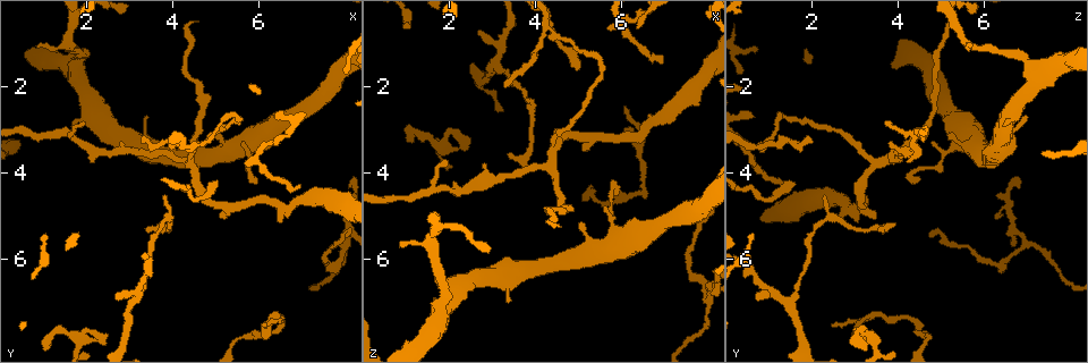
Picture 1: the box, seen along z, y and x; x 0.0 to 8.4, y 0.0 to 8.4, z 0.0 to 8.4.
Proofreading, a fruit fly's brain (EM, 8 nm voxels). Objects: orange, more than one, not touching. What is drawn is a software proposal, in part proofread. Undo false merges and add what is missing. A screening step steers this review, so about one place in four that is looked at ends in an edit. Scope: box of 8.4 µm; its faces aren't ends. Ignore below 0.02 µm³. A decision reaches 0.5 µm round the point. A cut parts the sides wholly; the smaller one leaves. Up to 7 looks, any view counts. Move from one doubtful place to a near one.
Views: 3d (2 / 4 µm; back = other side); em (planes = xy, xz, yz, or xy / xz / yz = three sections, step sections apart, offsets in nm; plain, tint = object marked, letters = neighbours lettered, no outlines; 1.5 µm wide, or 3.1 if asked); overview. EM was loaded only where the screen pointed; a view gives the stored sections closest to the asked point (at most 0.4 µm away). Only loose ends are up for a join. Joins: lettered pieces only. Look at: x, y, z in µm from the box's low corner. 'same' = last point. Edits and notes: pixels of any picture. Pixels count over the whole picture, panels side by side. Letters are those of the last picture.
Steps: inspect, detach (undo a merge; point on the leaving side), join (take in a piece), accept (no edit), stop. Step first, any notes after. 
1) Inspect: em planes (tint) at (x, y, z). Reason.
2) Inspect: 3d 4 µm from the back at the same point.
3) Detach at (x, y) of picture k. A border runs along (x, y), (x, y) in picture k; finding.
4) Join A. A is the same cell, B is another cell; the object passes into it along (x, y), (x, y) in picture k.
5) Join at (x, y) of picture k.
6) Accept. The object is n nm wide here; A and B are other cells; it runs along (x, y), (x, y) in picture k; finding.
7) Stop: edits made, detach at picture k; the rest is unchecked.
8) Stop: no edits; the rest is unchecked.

Inspect: 3d 4 µm at (7.00, 4.35, 1.45). Thin end.

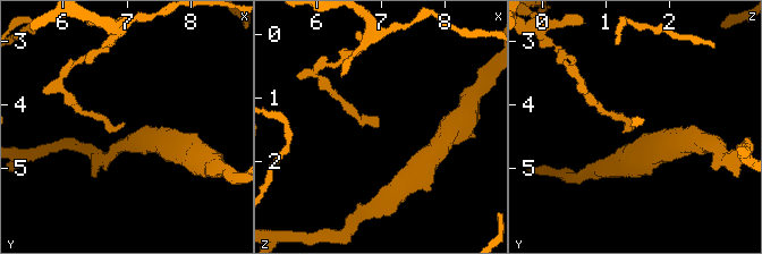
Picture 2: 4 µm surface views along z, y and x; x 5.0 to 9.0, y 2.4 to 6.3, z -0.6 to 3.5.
Inspect: em planes (letters) at (7.00, 4.25, 1.45). Now the EM.

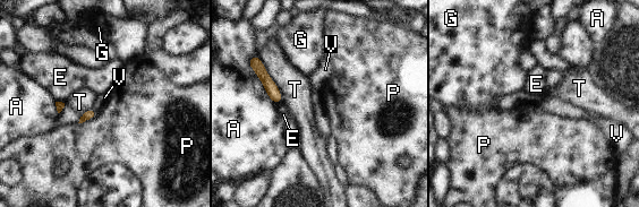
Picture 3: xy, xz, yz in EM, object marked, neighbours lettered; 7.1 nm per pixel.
Accept. The object is 70 nm wide here; A, E, G, P, T and V are other cells; a border runs along (92, 108), (96, 112) in picture 3; no lettered piece goes on from it.

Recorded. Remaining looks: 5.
Inspect: 3d 2 µm at (2.95, 7.10, 1.50). Three-way junction.

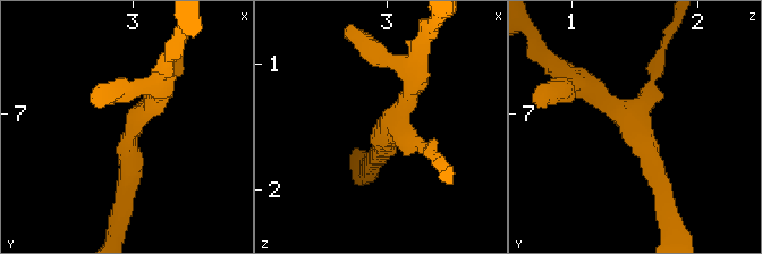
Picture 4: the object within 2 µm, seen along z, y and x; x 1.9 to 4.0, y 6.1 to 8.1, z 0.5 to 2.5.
Inspect: em planes (plain) at (3.00, 7.06, 1.50). 3 arms meet here; need the tissue.

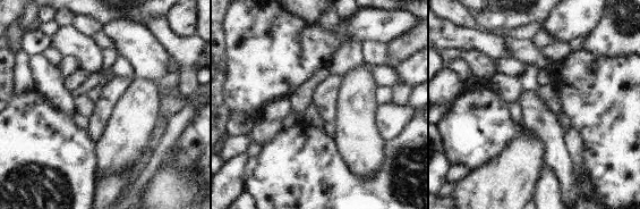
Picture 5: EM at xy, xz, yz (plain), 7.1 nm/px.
Inspect: em planes (letters) at the same point.

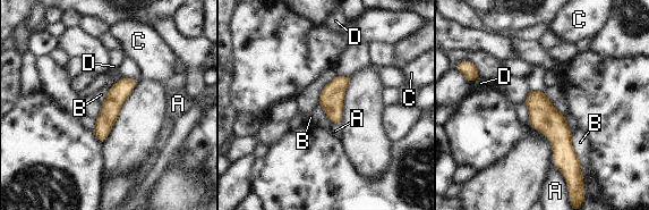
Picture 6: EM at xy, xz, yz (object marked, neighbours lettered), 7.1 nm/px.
Accept. The longest contact is with B, 300 nm; A, B, C and D are other cells; it runs along (532, 93), (561, 137), (568, 169) in picture 6; continuous, no second neuron.

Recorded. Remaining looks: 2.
Inspect: 3d 2 µm from the back at (4.50, 3.40, 0.85). Branch point.

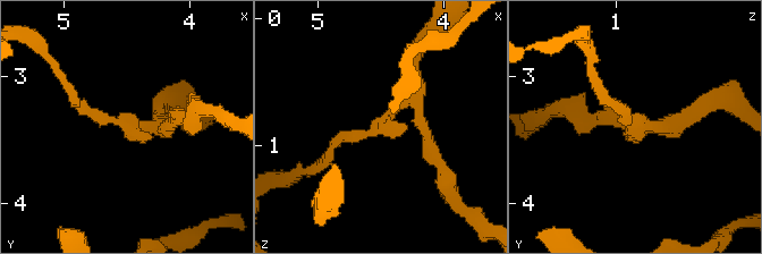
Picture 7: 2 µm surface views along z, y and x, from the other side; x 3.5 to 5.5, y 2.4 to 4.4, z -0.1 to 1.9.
Inspect: em planes (letters) at (4.50, 3.40, 0.84).

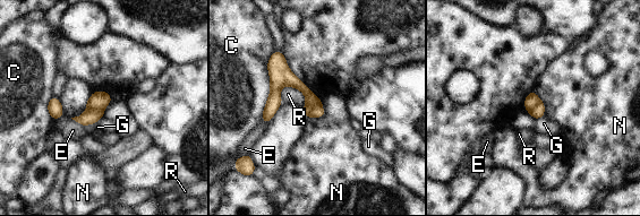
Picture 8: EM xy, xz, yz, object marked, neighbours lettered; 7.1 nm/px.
Detach at (100, 100) of picture 8. C, E, G, N and R are other cells; a border runs along (87, 108), (103, 110) in picture 8; a second neuron is stuck on.

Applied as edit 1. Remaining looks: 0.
Stop: edits made, detach at picture 8; the rest is unchecked.

